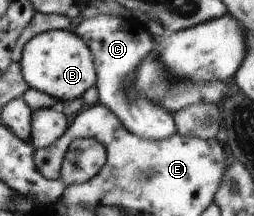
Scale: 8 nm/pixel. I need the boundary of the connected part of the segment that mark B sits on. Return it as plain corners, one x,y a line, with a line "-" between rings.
53,30
39,34
26,45
20,63
22,76
30,88
38,89
61,102
84,98
97,84
93,51
79,37
78,31

